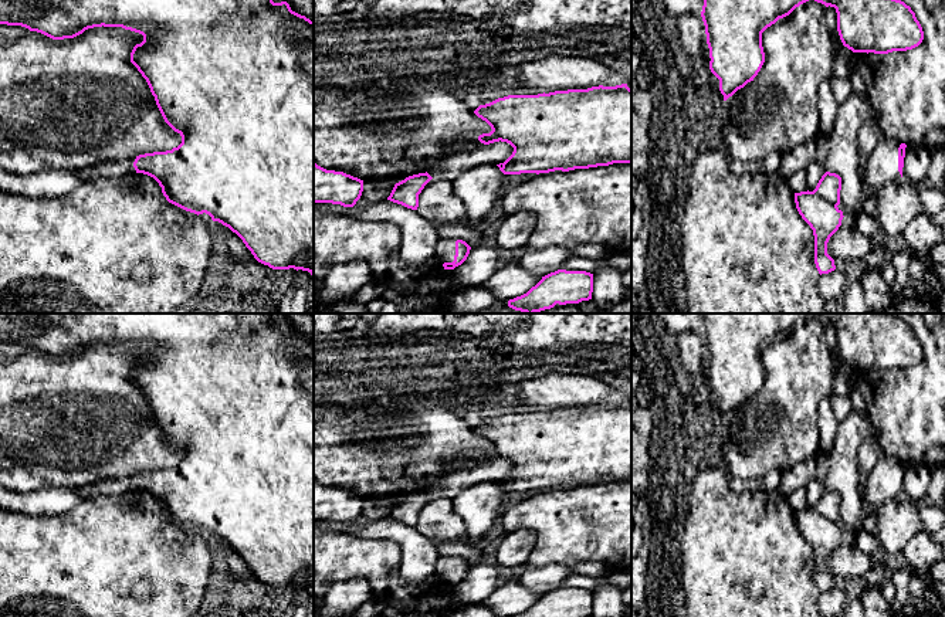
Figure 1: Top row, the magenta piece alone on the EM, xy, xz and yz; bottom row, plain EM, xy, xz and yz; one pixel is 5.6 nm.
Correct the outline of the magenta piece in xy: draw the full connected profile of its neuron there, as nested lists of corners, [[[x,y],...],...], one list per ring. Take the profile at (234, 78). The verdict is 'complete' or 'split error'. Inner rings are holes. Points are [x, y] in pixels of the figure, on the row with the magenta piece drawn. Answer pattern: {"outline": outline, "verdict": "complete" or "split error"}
{"outline": [[[0,0],[0,24],[21,26],[28,28],[30,31],[41,33],[52,40],[74,38],[82,34],[88,28],[102,27],[102,26],[122,27],[125,30],[131,30],[142,34],[143,41],[133,47],[131,52],[131,62],[138,68],[138,71],[146,79],[165,122],[182,136],[182,143],[177,148],[173,148],[172,150],[145,153],[129,159],[101,162],[94,166],[77,170],[75,173],[81,179],[94,179],[94,177],[118,179],[131,173],[148,174],[159,183],[159,186],[162,187],[162,193],[169,203],[186,211],[194,213],[197,216],[206,213],[211,217],[213,221],[219,221],[223,226],[228,227],[233,233],[236,233],[243,240],[245,247],[251,251],[251,254],[258,262],[268,265],[272,269],[294,268],[297,271],[298,269],[308,271],[311,275],[314,274],[314,21],[311,21],[305,16],[292,11],[287,1],[274,3],[272,0]]], "verdict": "split error"}

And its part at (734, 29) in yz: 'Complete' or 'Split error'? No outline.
Complete

